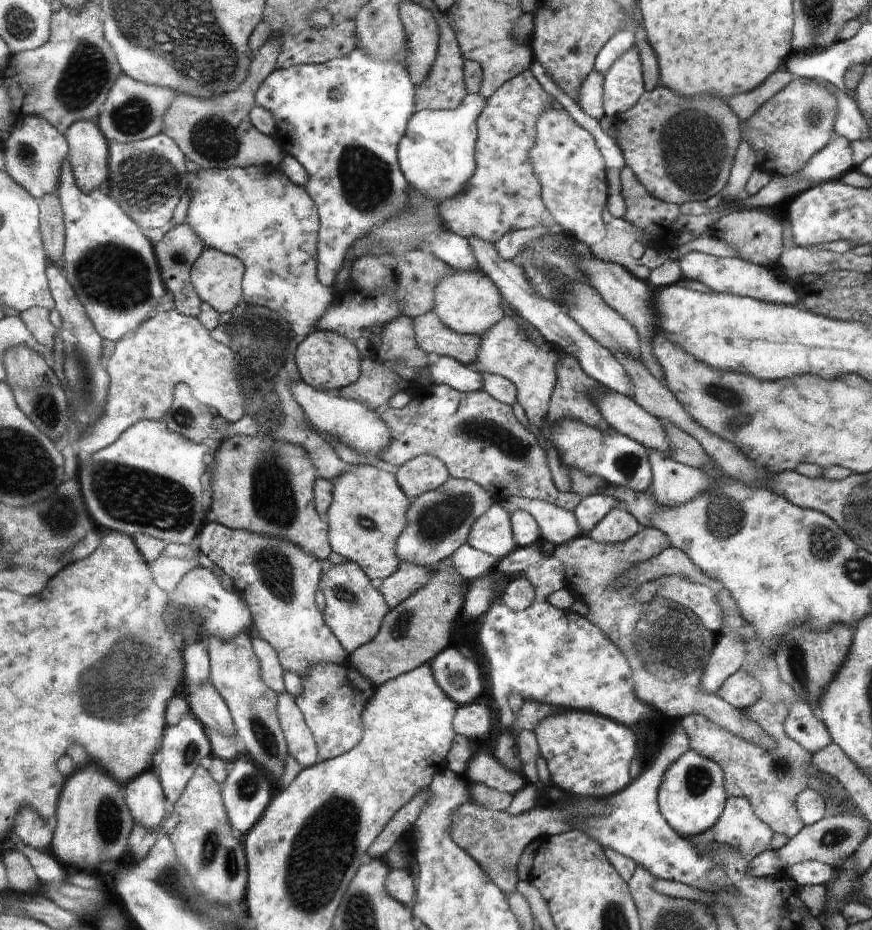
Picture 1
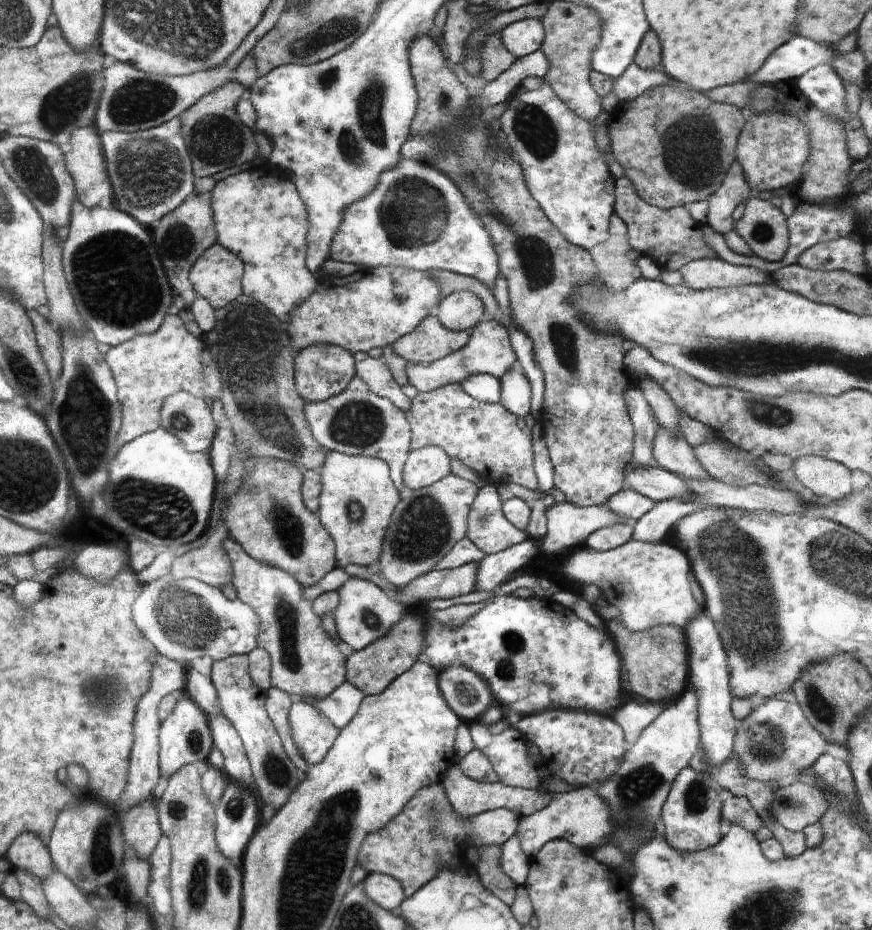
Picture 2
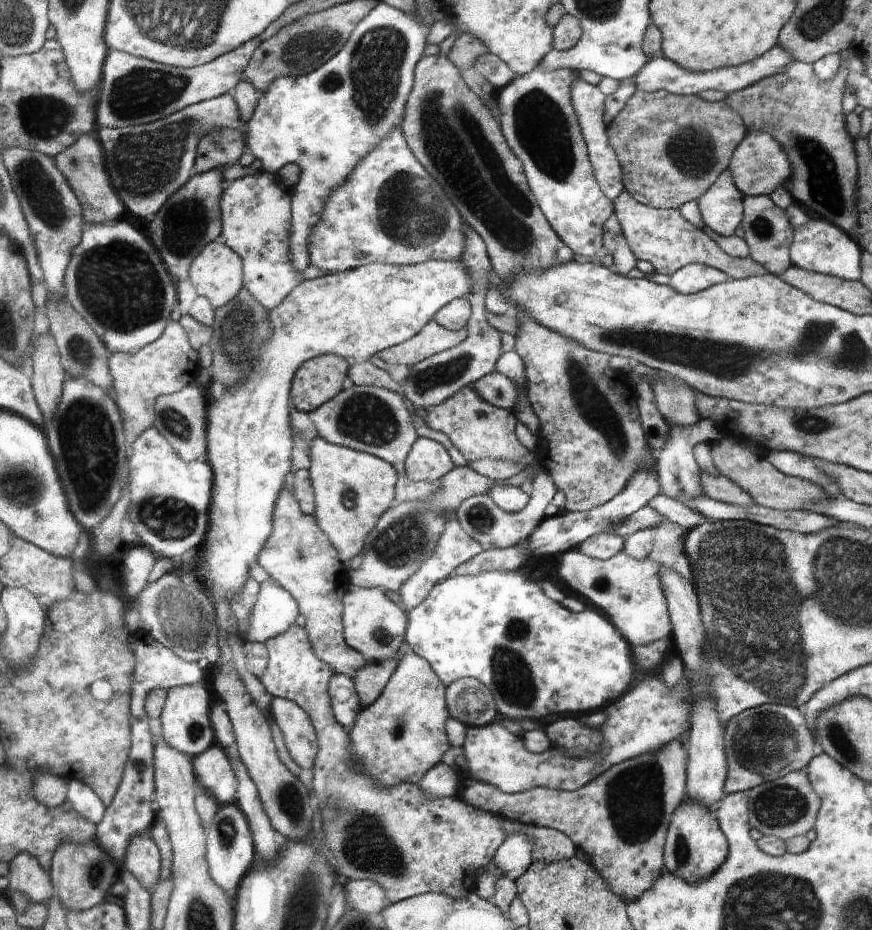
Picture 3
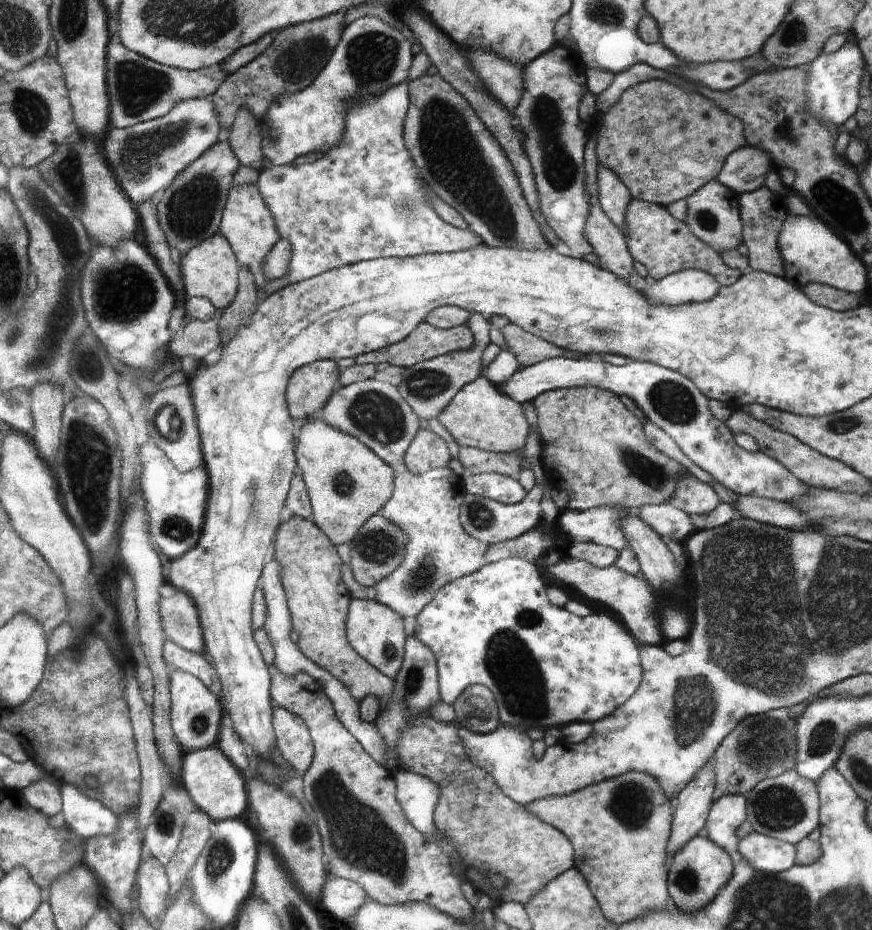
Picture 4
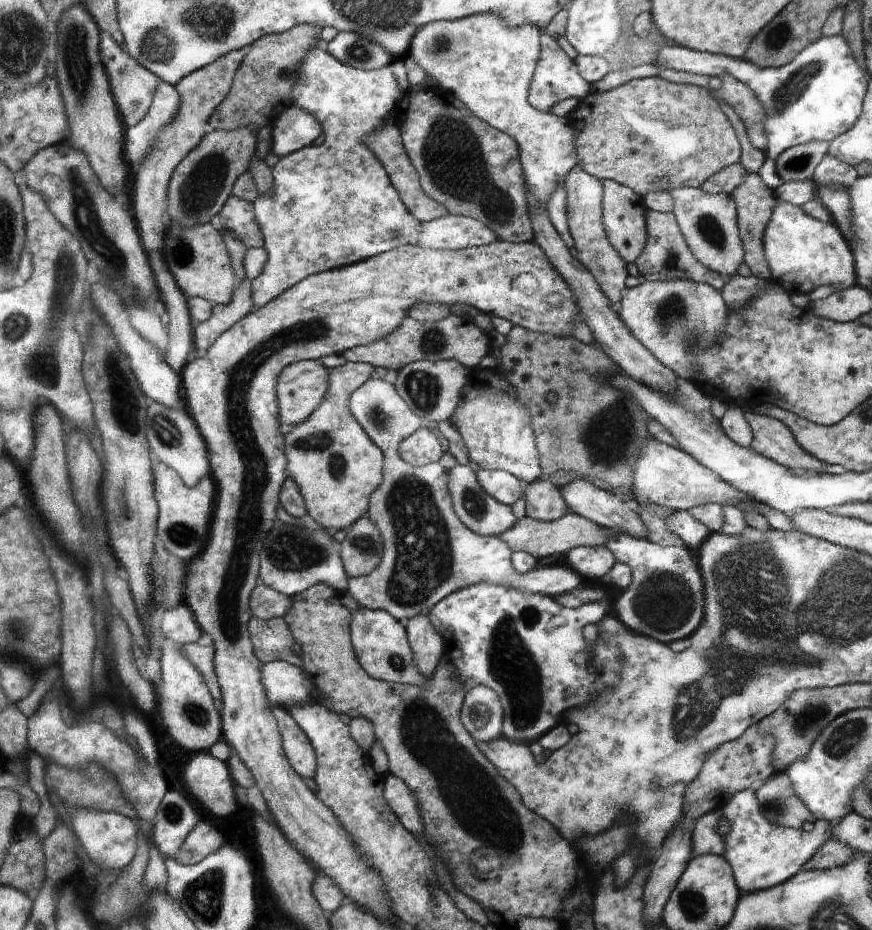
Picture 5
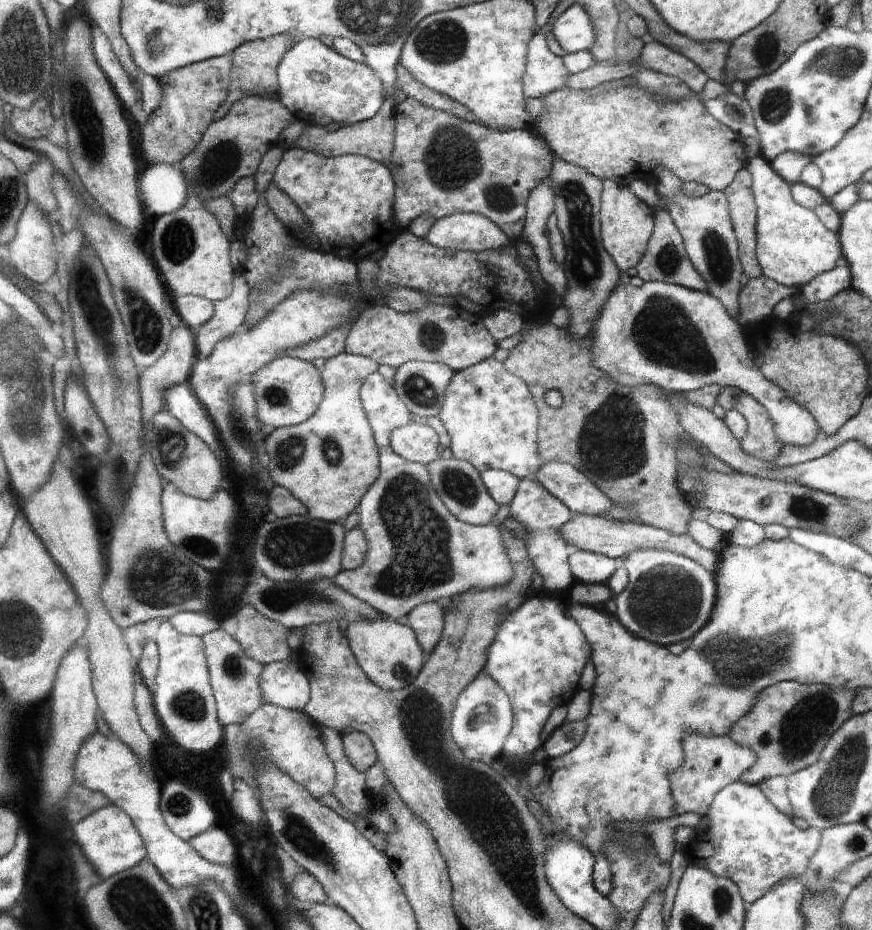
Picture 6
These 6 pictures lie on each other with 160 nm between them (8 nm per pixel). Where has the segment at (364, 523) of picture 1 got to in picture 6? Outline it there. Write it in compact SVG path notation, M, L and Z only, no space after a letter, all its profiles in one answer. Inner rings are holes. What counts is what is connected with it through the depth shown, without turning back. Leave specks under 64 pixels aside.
M348 352L326 360L326 364L321 367L324 391L319 410L300 425L276 428L258 448L265 476L270 478L267 480L269 486L286 488L304 504L309 518L325 522L338 522L346 518L359 506L364 494L367 494L376 478L379 478L379 448L376 446L374 431L367 414L364 414L363 402L360 399L364 382L378 371L378 367L376 360Z

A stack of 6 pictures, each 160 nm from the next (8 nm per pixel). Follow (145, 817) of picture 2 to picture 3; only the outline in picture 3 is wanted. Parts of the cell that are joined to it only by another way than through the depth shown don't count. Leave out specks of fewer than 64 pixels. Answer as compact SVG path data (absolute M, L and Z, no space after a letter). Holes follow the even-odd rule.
M150 828L135 834L127 846L122 864L148 890L157 886L157 878L161 869L161 856L151 835Z

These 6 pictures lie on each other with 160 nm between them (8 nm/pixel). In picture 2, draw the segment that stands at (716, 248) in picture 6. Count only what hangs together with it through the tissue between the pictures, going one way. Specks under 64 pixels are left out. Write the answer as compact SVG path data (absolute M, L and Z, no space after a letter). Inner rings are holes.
M735 161L728 171L726 180L707 198L707 225L725 235L733 230L735 221L732 212L740 202L752 196L742 165Z

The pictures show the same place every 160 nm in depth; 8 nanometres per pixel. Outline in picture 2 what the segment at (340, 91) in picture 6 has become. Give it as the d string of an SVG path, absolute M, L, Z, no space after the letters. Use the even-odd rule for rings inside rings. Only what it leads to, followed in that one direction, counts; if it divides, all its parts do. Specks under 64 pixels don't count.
M403 156L396 169L380 176L379 186L372 193L345 211L344 221L332 244L331 258L368 269L383 266L424 272L430 269L447 270L474 277L490 290L494 288L498 276L496 246L488 230L468 206L459 187L440 170L404 159Z

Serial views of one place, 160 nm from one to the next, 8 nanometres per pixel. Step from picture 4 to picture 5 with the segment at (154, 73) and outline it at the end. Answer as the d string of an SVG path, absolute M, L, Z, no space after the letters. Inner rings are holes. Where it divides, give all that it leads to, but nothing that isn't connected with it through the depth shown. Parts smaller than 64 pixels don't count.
M102 30L101 35L102 60L104 60L108 74L110 74L110 80L112 80L118 112L120 112L124 124L133 127L135 124L138 124L150 110L155 90L163 80L157 74L148 70L144 65L141 65L132 55L129 55L124 47L116 42L112 33Z

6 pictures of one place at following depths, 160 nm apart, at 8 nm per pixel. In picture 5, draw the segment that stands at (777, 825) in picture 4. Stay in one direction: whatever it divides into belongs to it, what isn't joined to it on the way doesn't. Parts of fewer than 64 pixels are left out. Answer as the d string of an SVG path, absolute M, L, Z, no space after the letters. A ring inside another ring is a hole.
M788 770L774 773L767 782L755 787L762 814L769 823L802 829L804 822L815 822L810 809L795 795Z

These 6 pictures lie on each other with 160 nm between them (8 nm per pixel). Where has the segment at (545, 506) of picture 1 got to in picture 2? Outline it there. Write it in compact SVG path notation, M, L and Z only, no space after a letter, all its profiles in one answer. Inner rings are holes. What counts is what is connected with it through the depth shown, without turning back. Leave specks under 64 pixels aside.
M564 501L555 503L553 506L545 508L547 518L547 535L541 542L540 554L549 554L551 556L562 557L566 553L572 552L586 544L586 540L595 530L612 526L616 523L623 523L628 519L616 516L604 505L594 505L591 507L579 507L575 504Z

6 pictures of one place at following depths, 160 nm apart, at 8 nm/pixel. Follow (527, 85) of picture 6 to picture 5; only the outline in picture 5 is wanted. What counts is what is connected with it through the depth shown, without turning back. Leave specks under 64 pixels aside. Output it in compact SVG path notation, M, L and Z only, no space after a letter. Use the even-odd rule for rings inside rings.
M545 30L539 38L542 44L542 53L536 66L534 80L531 82L530 103L539 111L550 113L555 104L561 100L572 97L584 97L590 93L590 84L579 73L579 67L575 60L552 38Z

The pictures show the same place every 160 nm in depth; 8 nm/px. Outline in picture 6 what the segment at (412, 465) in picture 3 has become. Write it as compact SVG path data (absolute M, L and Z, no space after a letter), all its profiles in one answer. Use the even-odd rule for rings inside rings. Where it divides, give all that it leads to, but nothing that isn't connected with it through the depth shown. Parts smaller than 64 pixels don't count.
M411 421L392 430L390 442L395 454L414 463L426 465L441 458L436 431L422 421Z

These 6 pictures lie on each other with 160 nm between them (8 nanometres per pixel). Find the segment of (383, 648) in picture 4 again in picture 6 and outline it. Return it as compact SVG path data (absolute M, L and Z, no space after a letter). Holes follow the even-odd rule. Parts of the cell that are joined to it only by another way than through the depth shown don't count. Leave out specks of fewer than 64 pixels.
M386 618L352 622L347 627L346 636L352 648L352 654L358 660L364 675L382 690L400 690L410 686L426 664L426 652L416 639L415 632L408 625Z

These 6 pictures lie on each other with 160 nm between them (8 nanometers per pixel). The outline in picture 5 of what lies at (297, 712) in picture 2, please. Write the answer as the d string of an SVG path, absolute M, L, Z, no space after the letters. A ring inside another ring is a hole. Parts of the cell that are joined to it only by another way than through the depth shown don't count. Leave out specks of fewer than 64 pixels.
M272 705L272 712L280 726L283 749L291 765L302 778L314 778L318 768L318 755L315 753L311 739L284 706Z

